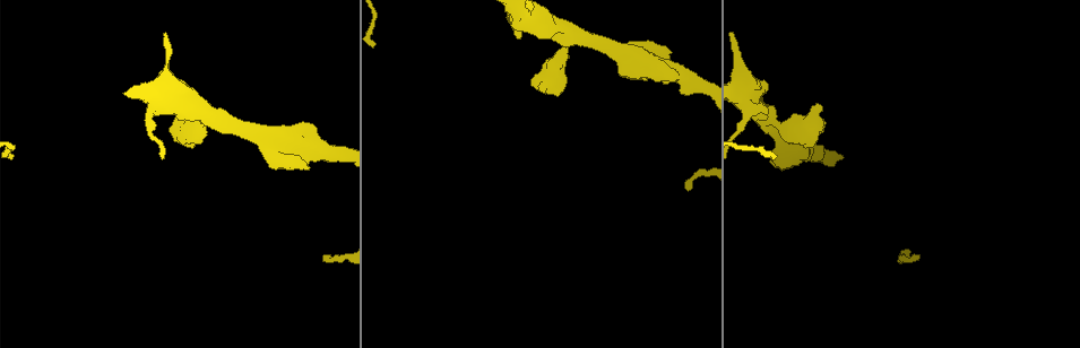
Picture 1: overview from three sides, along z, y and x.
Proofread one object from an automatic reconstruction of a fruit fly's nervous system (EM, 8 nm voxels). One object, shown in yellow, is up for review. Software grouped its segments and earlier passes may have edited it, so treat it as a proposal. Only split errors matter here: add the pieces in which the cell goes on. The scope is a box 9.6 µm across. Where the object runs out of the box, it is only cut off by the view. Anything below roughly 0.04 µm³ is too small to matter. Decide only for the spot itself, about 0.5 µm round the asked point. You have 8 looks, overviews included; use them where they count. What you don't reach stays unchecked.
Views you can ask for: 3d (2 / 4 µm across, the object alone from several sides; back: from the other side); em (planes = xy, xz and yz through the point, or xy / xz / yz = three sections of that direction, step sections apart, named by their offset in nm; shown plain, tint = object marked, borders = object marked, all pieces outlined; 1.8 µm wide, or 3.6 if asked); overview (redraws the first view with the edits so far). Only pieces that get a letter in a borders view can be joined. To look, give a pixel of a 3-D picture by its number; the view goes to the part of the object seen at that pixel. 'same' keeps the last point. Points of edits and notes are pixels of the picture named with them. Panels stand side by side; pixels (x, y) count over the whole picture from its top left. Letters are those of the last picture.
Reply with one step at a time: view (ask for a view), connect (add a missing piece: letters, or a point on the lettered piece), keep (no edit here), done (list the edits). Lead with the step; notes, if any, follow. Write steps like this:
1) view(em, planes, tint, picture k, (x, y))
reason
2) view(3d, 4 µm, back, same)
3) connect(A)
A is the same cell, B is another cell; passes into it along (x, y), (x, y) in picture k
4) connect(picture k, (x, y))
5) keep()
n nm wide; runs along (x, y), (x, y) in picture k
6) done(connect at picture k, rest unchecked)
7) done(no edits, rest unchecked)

view(em, planes, borders, picture 1, (670, 51))
stops while still wide

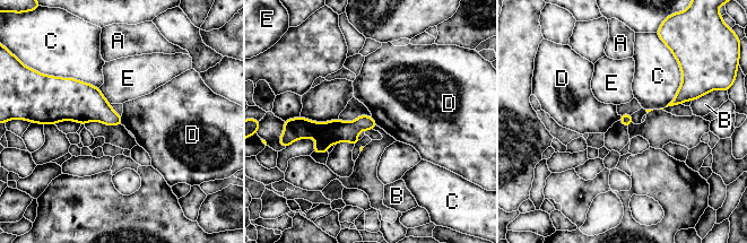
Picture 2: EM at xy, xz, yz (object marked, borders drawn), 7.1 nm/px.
keep()
A, B, C, D and E are other cells; border along (121, 115), (122, 124) in picture 2; no lettered piece goes on from it

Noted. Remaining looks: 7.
view(em, planes, plain, picture 1, (819, 106))
free end

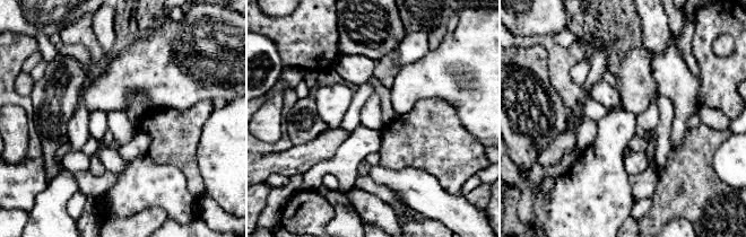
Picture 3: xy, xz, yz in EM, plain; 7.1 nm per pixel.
view(em, planes, borders, same)
see the neighbours

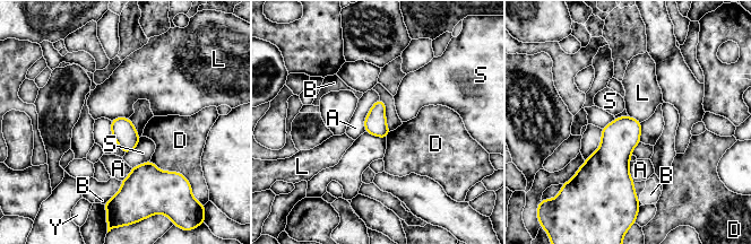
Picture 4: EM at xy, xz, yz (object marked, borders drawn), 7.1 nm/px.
keep()
A, B, D, L, S and Y are other cells; border along (128, 118), (114, 118), (111, 121) in picture 4; no lettered piece goes on from it

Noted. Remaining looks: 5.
view(em, 3.6 µm, xz, step 8, tint, picture 1, (745, 103))
sharp bend

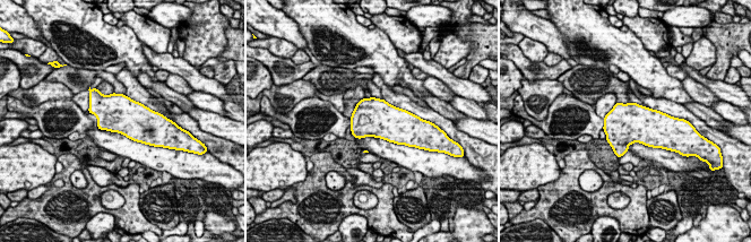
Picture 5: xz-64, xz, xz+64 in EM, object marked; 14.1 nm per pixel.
view(em, 3.6 µm, planes, borders, same)
cut it another way

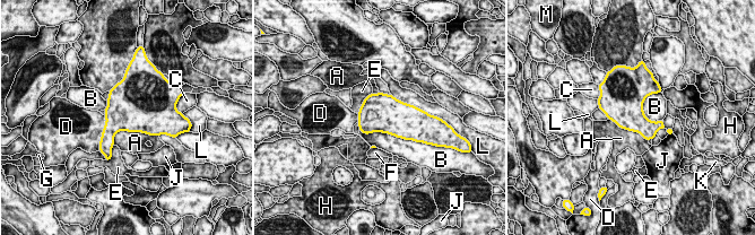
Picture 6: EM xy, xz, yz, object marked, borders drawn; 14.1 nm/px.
keep()
A, B, C, D, E, F, G, H, J, K, L and M are other cells; border along (359, 129), (411, 140) in picture 6; no lettered piece goes on from it

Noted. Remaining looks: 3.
done(no edits, rest unchecked)

